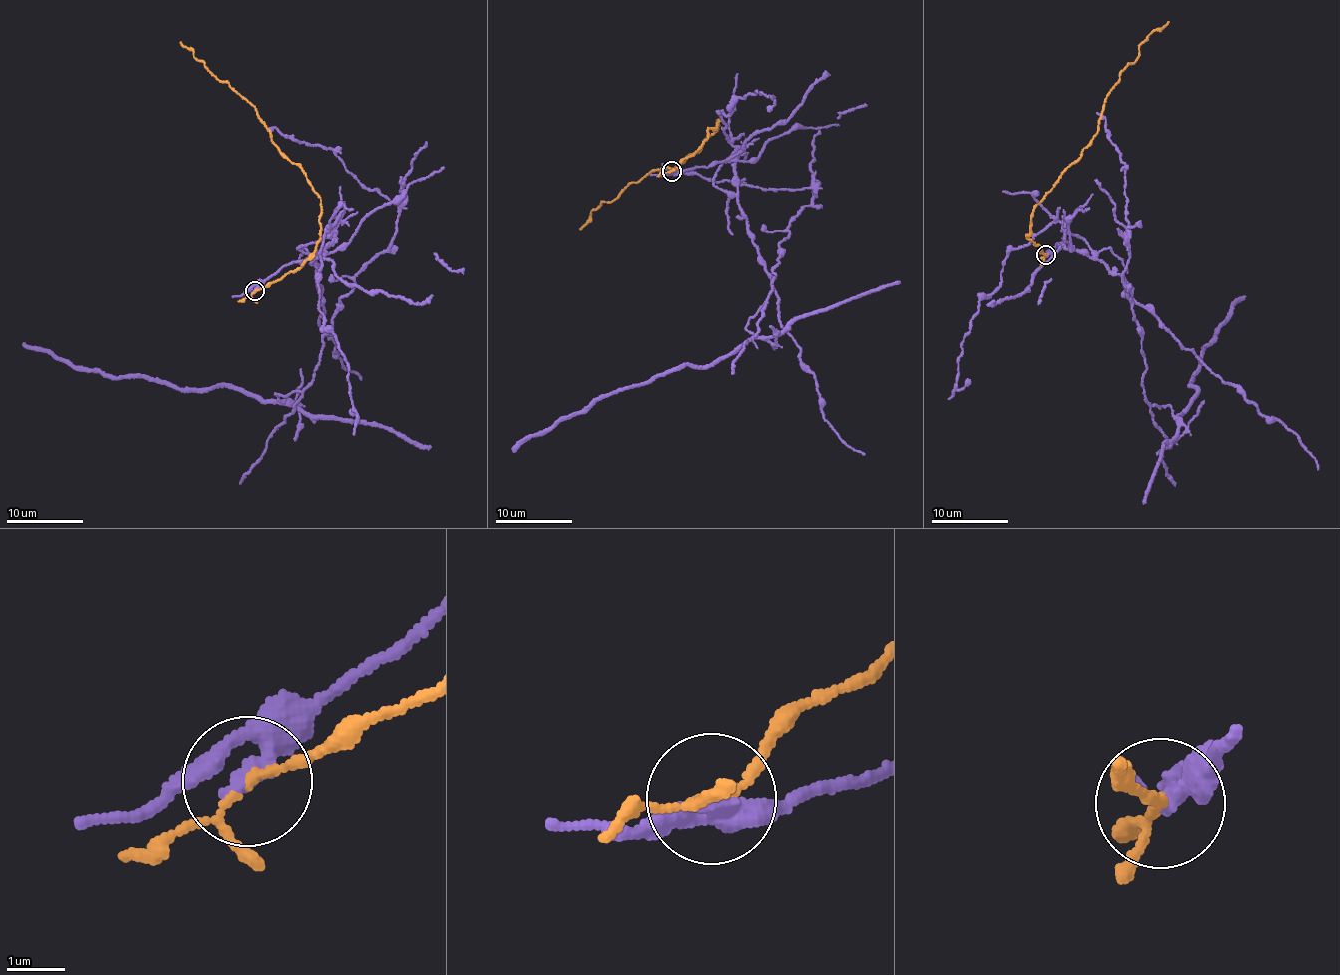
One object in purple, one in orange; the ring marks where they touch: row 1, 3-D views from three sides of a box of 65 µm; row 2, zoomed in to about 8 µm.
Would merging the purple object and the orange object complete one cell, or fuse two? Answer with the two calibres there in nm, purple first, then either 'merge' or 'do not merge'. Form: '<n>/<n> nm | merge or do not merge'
300/110 nm | do not merge

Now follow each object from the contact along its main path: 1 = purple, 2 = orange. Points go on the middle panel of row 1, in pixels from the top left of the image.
1: (671, 171), (736, 161), (748, 230), (789, 232), (751, 337), (704, 367), (596, 397), (511, 448)
2: (671, 171), (694, 154), (717, 119), (716, 131), (701, 149), (622, 190), (591, 211), (591, 221), (580, 229)

